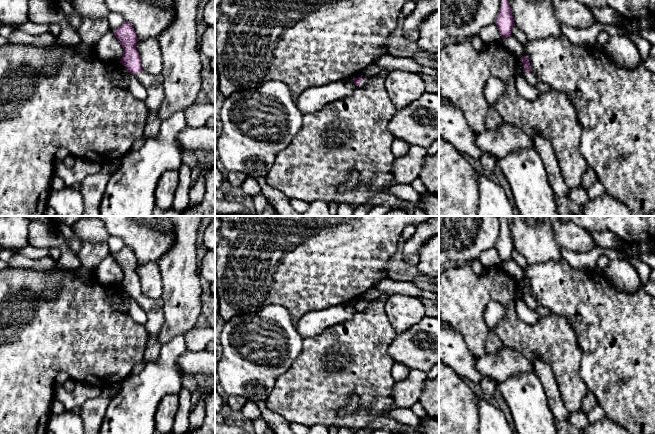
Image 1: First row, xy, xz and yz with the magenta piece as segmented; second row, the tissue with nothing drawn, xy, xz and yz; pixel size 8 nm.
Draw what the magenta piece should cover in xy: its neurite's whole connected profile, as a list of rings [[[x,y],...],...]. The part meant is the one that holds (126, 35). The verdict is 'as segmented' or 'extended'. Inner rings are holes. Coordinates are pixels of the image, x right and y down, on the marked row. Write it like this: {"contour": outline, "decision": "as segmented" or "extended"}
{"contour": [[[124,21],[123,24],[113,32],[123,48],[123,56],[120,63],[122,63],[128,72],[133,74],[146,89],[147,97],[144,102],[149,112],[147,123],[142,134],[142,138],[145,141],[159,133],[162,121],[159,119],[158,110],[164,99],[164,78],[161,74],[153,75],[143,71],[140,55],[136,49],[138,37],[129,22]]], "decision": "extended"}

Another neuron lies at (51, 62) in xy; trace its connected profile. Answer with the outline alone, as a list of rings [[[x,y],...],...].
[[[55,43],[52,46],[41,47],[43,50],[43,58],[41,59],[41,64],[43,66],[43,71],[48,76],[53,76],[57,73],[63,62],[62,49],[61,45],[61,54],[56,55],[54,49],[59,44]]]

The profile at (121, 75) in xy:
[[[112,63],[115,66],[113,78],[117,85],[123,89],[129,89],[129,75],[130,73],[122,63]]]

